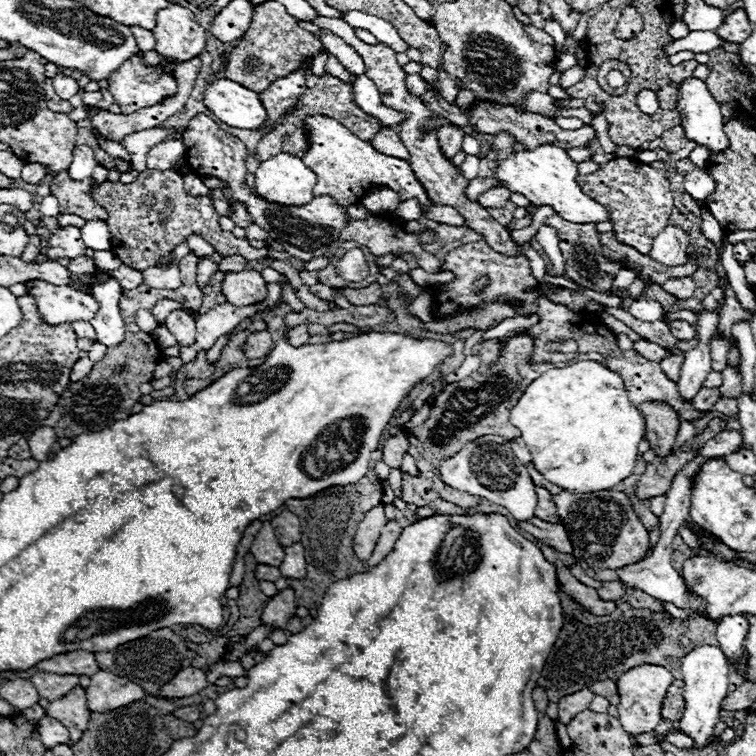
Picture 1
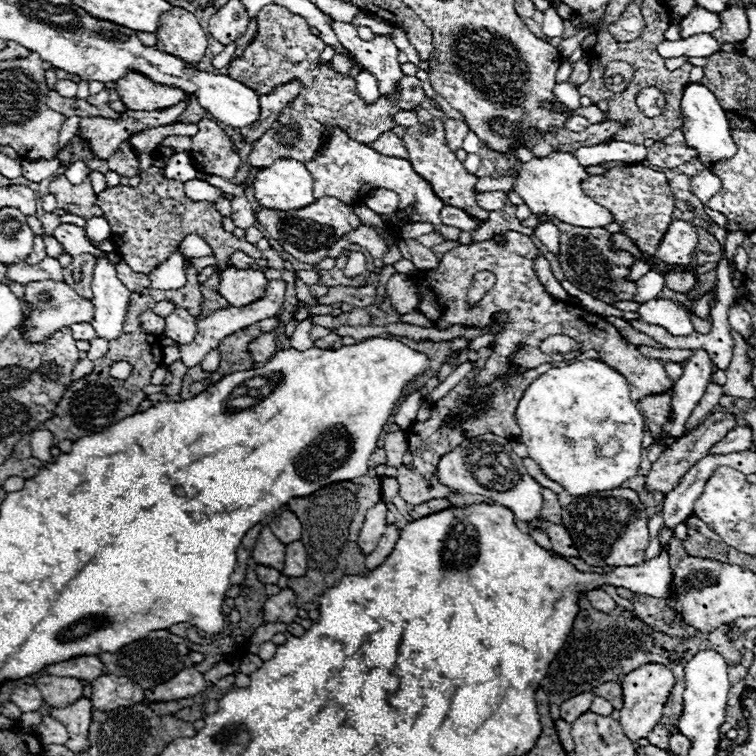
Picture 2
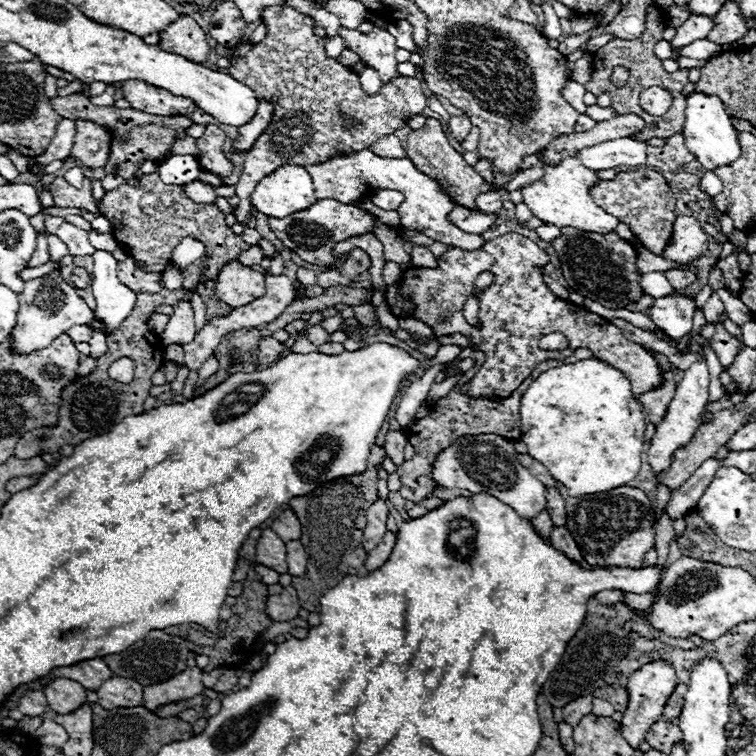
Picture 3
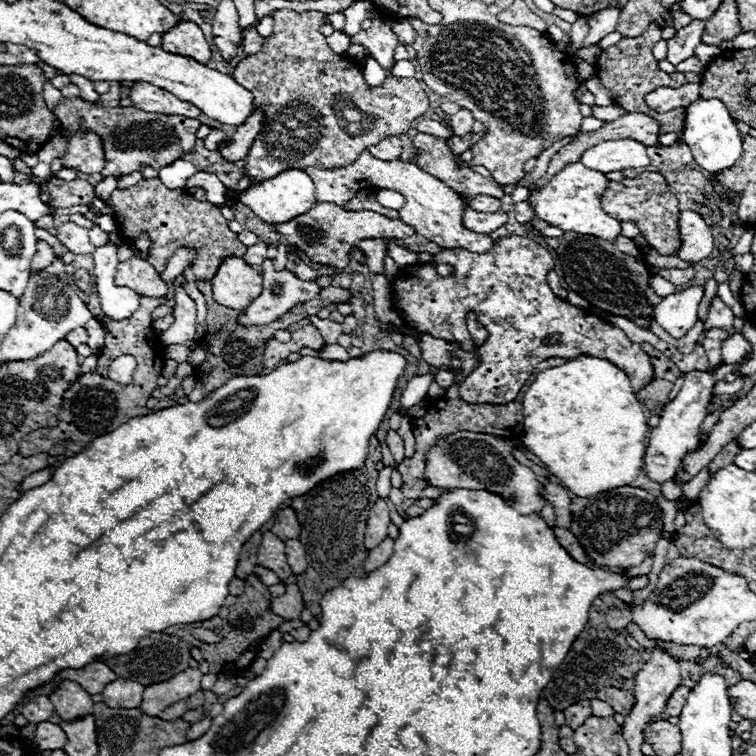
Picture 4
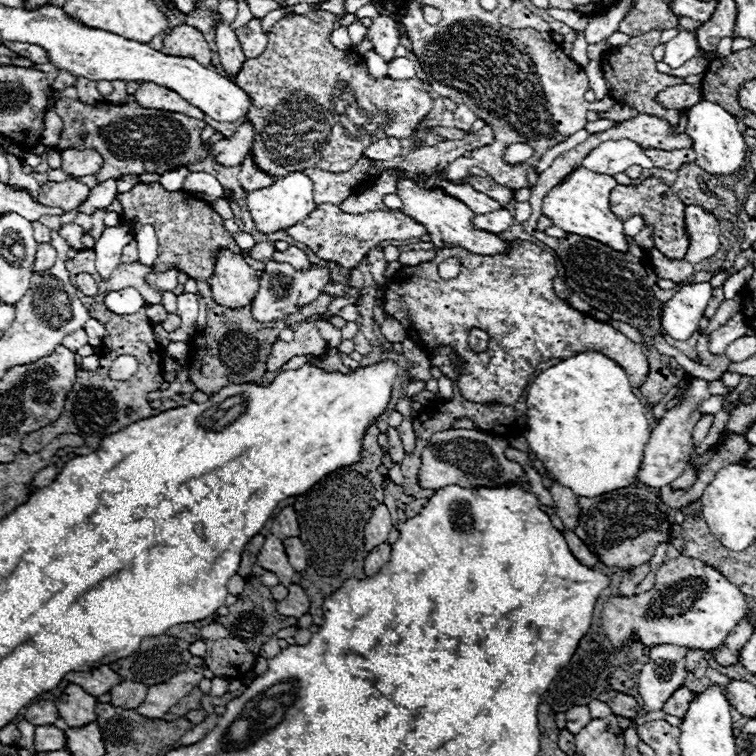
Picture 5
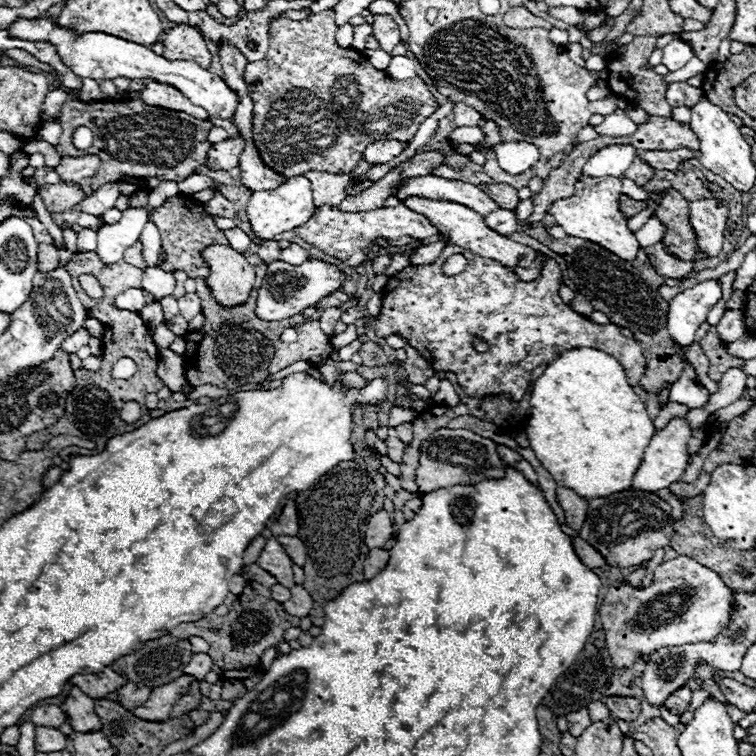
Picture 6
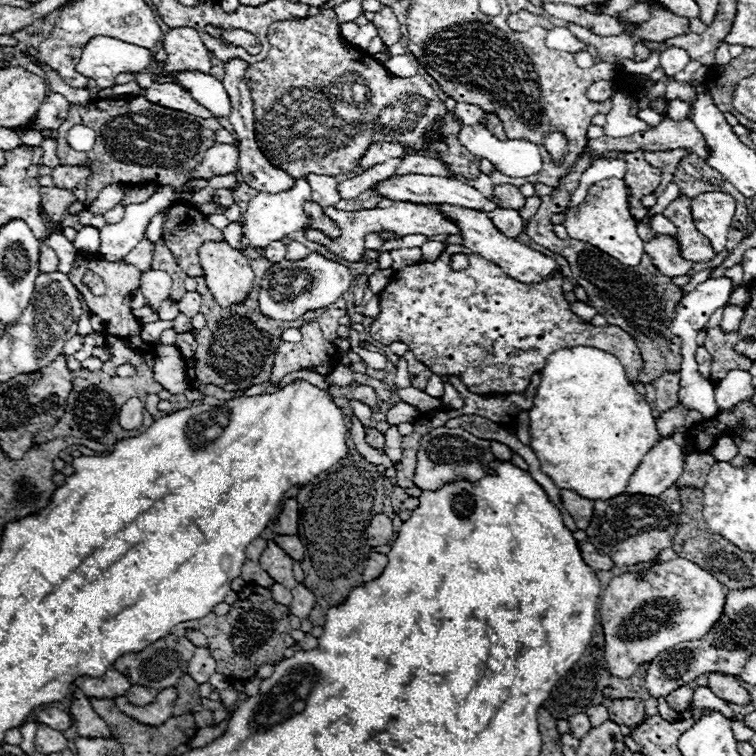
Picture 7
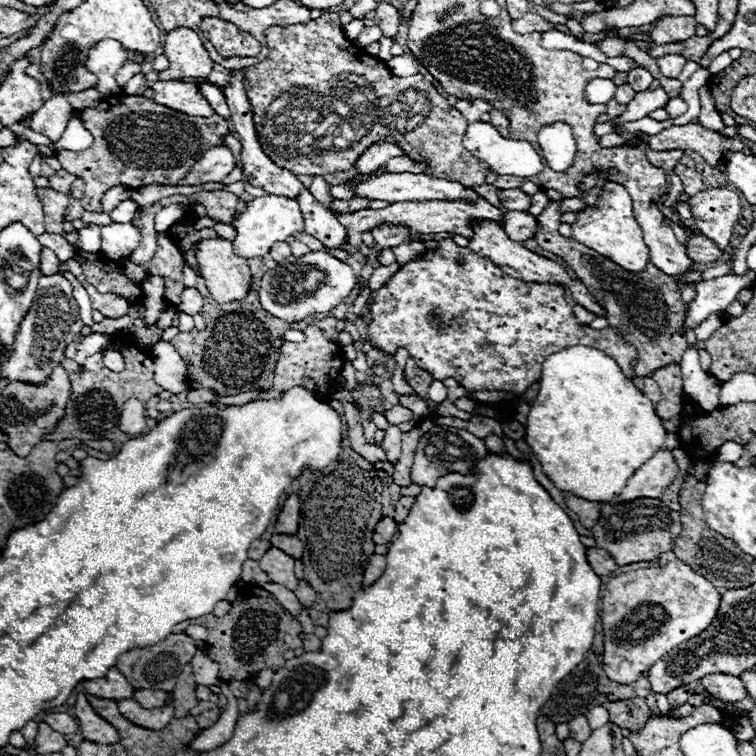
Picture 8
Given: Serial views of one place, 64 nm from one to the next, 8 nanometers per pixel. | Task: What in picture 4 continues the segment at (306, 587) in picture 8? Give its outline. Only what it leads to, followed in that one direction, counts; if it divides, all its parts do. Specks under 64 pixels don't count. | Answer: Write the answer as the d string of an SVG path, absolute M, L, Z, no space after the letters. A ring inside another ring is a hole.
M296 584L286 586L286 594L280 598L272 598L272 612L286 620L300 618L300 612L304 610L304 598Z

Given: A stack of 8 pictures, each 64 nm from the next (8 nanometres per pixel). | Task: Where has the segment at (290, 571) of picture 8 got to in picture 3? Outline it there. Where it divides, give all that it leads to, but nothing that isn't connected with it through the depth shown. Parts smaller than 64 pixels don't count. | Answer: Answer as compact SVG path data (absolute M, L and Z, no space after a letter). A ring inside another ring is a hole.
M270 528L262 530L262 536L256 544L256 562L276 570L278 574L288 574L286 544Z

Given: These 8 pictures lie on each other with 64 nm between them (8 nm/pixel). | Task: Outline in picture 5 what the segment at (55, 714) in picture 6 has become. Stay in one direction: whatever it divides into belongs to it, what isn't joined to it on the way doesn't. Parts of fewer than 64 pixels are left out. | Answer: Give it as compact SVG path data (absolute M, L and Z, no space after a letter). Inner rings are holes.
M34 702L24 710L24 718L34 724L34 726L44 726L44 724L54 724L60 718L60 712L54 702Z

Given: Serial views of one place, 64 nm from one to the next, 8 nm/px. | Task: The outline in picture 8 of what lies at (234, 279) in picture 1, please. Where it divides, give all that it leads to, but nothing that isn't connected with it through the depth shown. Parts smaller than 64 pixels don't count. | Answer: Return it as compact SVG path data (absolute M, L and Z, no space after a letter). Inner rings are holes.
M224 238L200 240L194 246L194 256L196 256L196 264L198 264L198 274L206 280L206 286L208 286L212 298L218 304L226 304L226 302L232 302L232 300L242 300L250 292L252 276L250 276L248 262L242 260L240 256L234 256L230 240L224 240Z

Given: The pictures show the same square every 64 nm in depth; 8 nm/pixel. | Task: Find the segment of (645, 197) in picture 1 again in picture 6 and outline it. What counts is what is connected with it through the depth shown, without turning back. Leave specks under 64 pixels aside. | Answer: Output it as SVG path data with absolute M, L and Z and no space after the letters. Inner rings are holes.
M666 190L660 194L664 194L664 200L654 212L654 216L658 216L668 226L668 234L662 238L666 250L680 260L708 258L708 254L700 250L698 236L690 224L688 200L676 190ZM620 196L620 210L630 218L630 216L634 216L634 214L638 214L638 212L642 212L644 208L648 208L652 202L648 202L648 204L644 204L644 202L636 202L636 200L632 200L632 198L628 198L628 196Z

